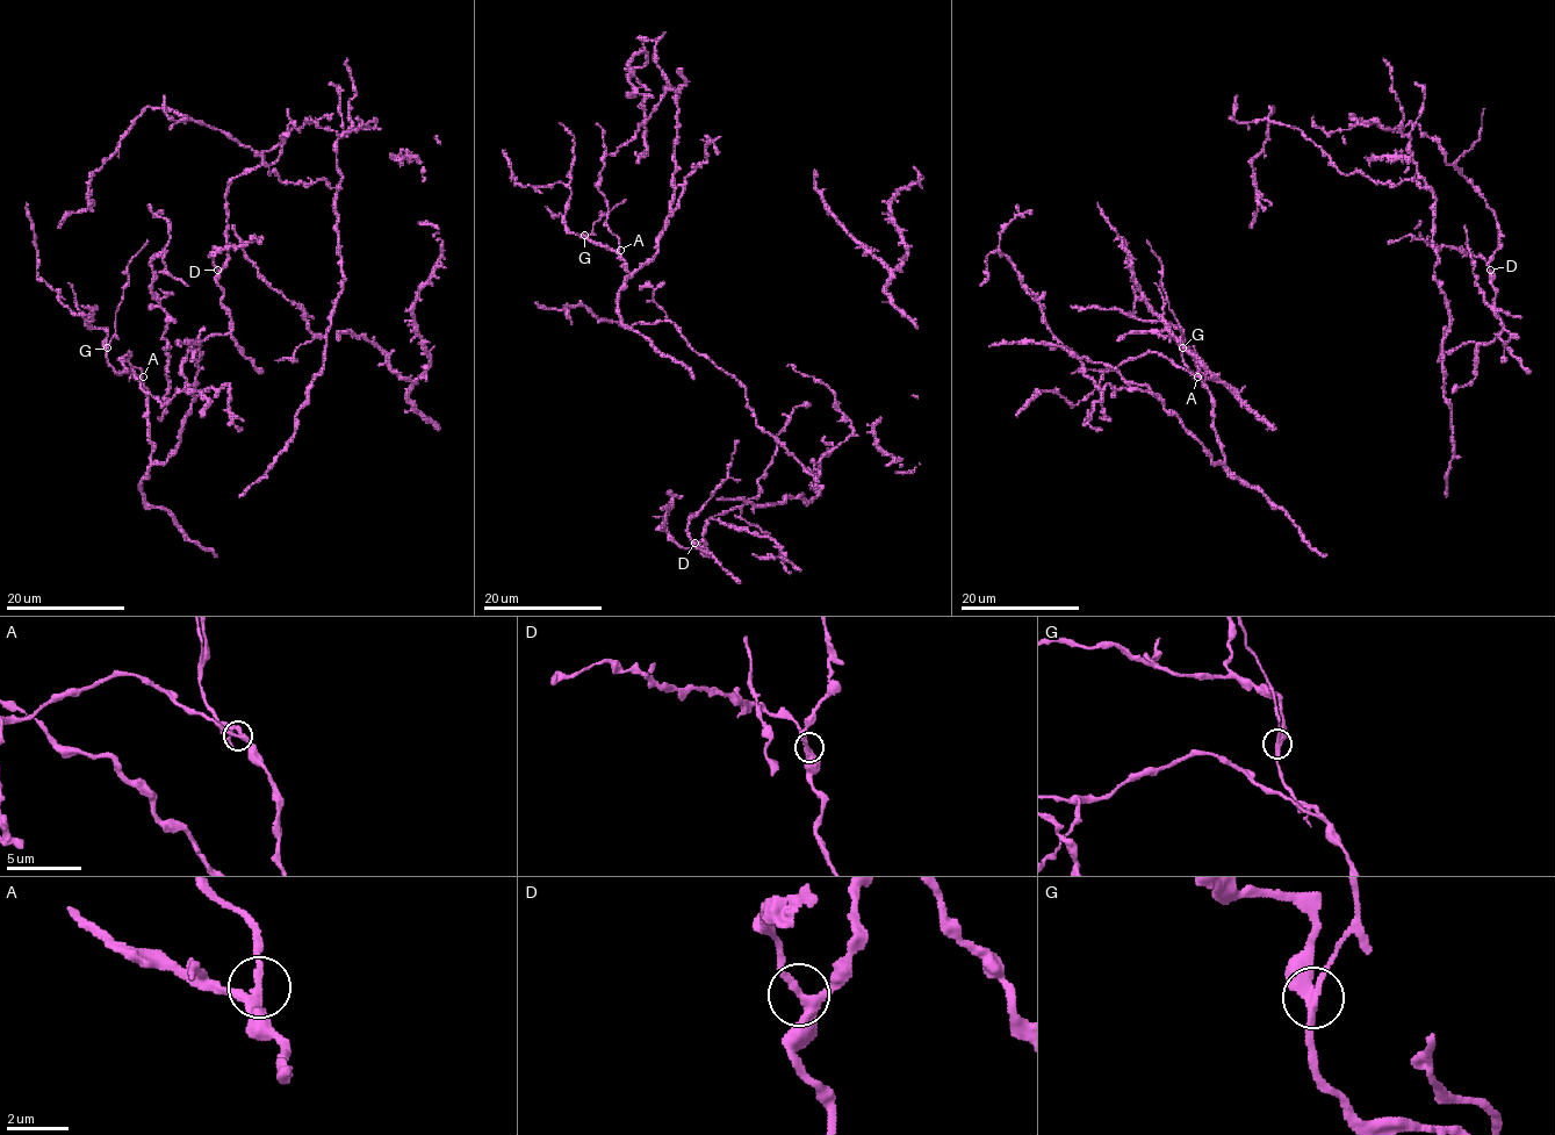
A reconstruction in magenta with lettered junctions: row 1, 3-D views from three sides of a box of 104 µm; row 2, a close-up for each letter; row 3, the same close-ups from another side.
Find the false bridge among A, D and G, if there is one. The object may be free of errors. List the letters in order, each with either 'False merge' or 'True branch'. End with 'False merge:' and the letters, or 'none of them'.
A: True branch
D: True branch
G: False merge
False merge: G

